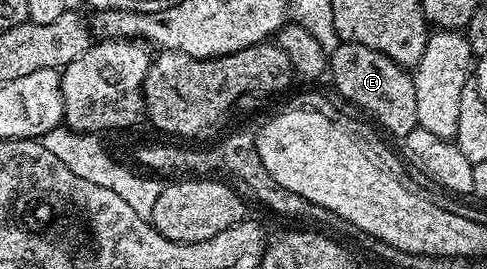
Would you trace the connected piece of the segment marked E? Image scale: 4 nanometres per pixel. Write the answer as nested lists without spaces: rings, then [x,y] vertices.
[[[340,41],[329,55],[330,75],[340,97],[368,111],[383,131],[404,137],[417,126],[417,93],[412,72],[398,67],[385,53],[377,53],[369,45]]]

